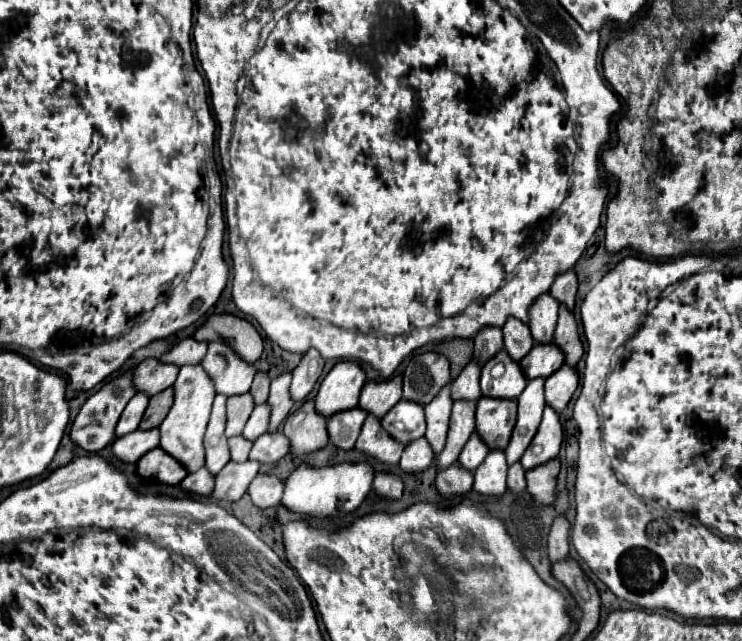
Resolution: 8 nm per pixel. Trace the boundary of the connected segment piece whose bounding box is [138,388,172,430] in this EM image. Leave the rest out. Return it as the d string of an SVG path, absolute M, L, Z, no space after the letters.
M172 388L164 390L164 392L156 394L156 396L152 396L138 428L140 428L140 430L158 428L158 426L160 426L160 420L164 420L164 416L168 414L170 404L172 404Z

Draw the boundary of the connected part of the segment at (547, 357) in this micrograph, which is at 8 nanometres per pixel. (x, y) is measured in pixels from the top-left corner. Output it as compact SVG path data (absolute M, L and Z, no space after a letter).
M542 344L542 346L534 346L528 352L528 356L520 360L520 368L528 380L534 380L534 378L548 378L562 366L562 362L564 360L560 360L560 354L556 354L554 344L550 344L548 348L544 348Z

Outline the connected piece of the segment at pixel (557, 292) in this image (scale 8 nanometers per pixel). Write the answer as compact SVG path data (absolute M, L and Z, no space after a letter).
M572 270L572 272L564 272L564 276L556 276L556 280L554 280L552 288L550 288L550 294L560 304L564 304L568 310L574 310L576 288L578 288L578 280L576 280L576 274Z

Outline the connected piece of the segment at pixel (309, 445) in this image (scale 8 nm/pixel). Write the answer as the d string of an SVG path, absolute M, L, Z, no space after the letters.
M312 402L300 404L288 416L282 434L290 440L290 452L294 460L304 454L322 450L328 444L326 420L322 416L316 416Z

